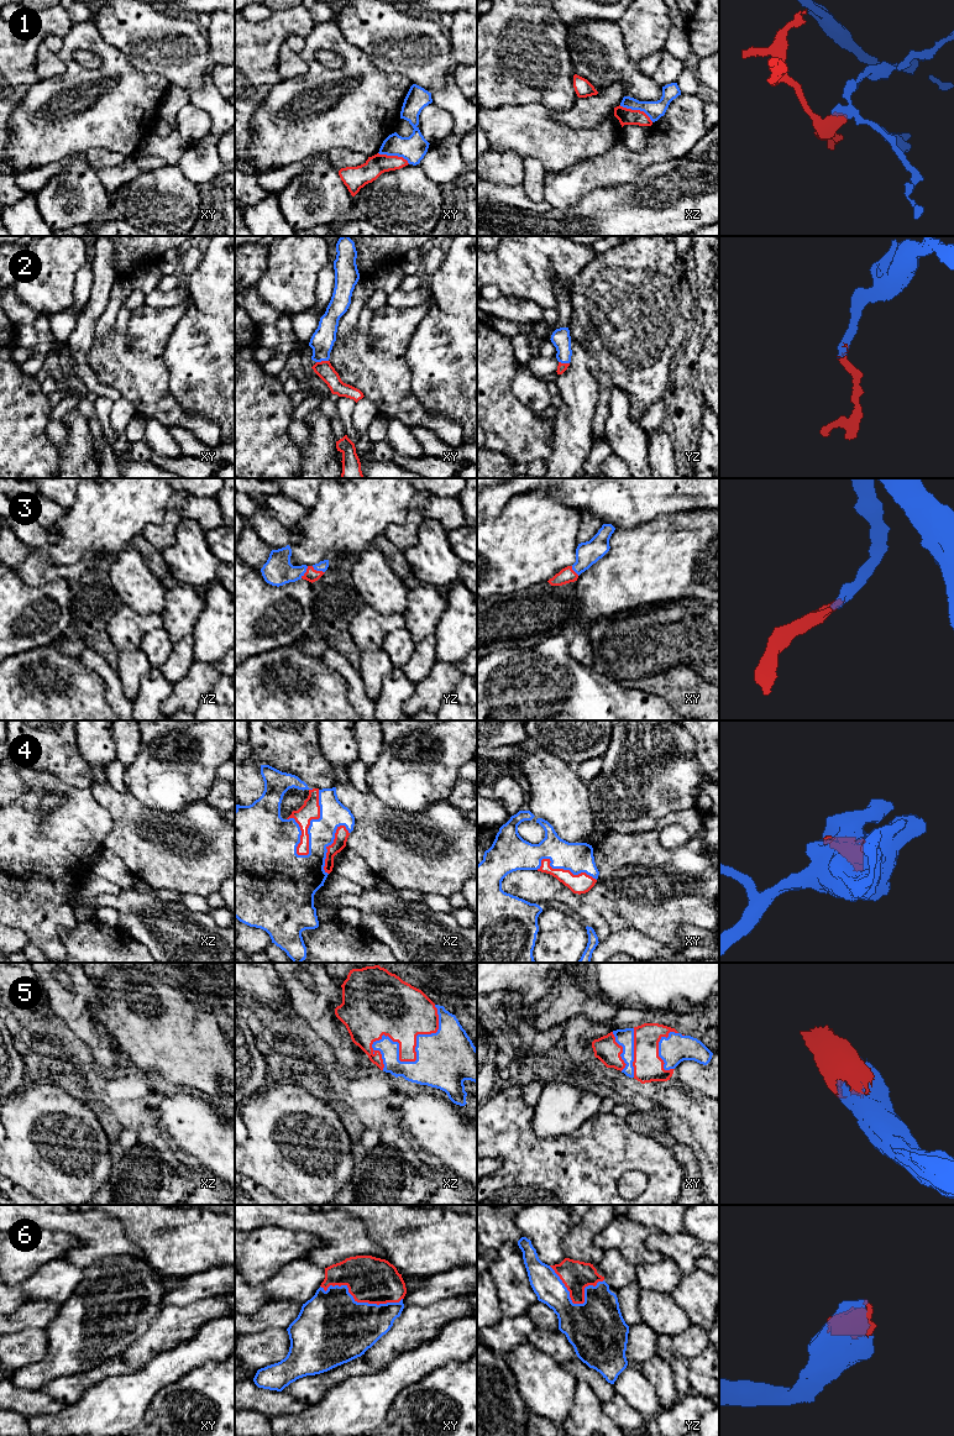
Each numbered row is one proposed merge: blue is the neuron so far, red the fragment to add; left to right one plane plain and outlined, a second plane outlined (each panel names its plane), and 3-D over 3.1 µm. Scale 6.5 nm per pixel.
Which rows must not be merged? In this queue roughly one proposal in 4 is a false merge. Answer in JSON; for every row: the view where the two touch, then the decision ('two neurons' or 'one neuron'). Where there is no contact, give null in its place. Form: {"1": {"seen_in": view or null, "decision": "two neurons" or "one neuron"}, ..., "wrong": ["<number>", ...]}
{"1": {"seen_in": "xz", "decision": "two neurons"}, "2": {"seen_in": "xy", "decision": "one neuron"}, "3": {"seen_in": "yz", "decision": "one neuron"}, "4": {"seen_in": "xz", "decision": "one neuron"}, "5": {"seen_in": "xz", "decision": "one neuron"}, "6": {"seen_in": "xy", "decision": "one neuron"}, "wrong": ["1"]}

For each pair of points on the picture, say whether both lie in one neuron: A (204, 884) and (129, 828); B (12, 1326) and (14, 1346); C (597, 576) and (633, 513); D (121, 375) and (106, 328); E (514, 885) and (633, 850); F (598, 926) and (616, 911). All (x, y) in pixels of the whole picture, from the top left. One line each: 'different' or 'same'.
A: same
B: different
C: different
D: different
E: same
F: different

